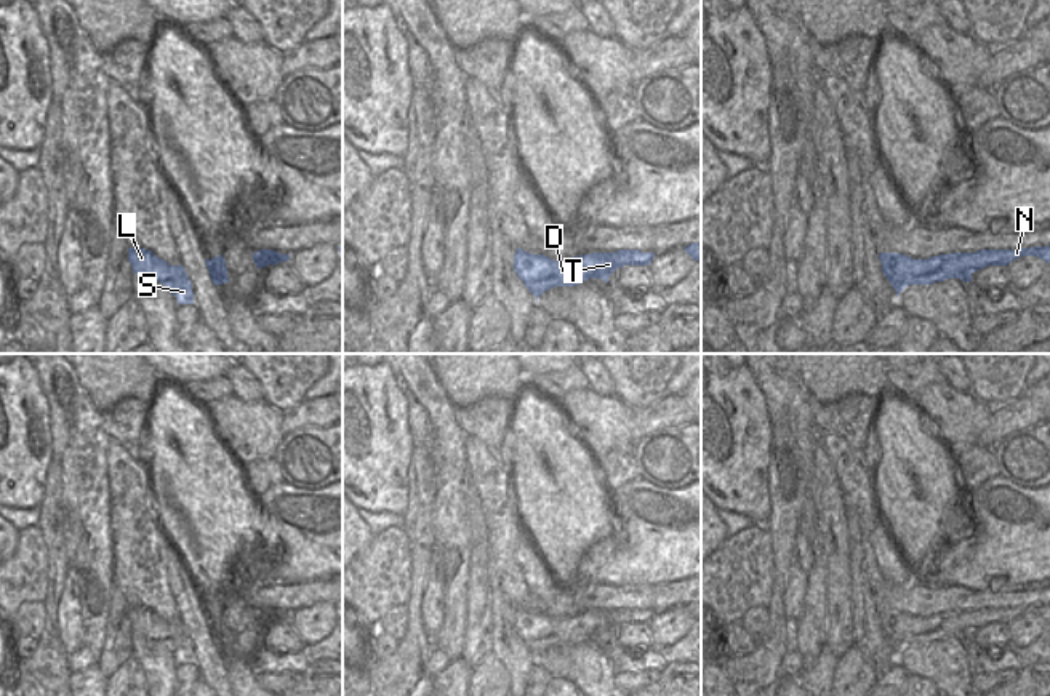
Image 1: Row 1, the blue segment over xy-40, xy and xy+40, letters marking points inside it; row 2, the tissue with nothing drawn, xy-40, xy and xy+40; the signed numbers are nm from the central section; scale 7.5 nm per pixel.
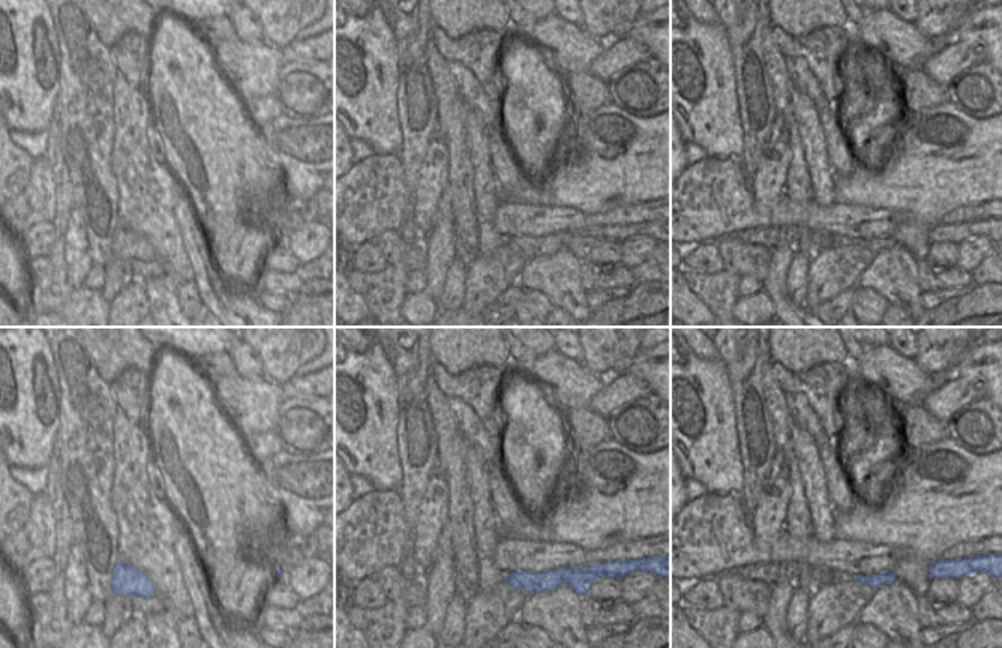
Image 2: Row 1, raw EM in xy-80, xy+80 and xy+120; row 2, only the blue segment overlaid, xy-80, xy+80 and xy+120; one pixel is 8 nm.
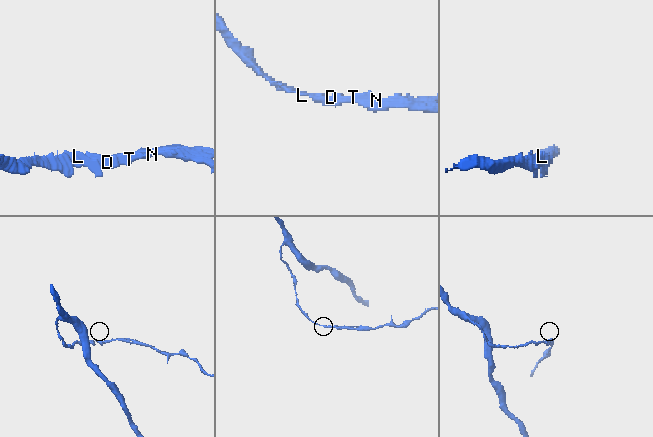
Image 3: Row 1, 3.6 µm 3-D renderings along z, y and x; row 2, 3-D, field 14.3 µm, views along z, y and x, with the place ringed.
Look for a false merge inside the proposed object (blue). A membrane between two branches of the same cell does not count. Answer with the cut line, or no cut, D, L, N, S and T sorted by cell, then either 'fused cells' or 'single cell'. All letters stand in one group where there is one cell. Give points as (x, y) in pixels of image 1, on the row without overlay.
cut none; groups D L N S T; single cell

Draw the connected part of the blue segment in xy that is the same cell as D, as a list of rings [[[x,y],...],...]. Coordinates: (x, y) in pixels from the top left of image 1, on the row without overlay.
[[[517,606],[514,613],[514,629],[531,653],[538,656],[554,645],[576,645],[589,637],[608,635],[619,626],[648,624],[655,611],[639,608],[618,608],[616,611],[591,611],[554,619],[544,613],[531,613]]]

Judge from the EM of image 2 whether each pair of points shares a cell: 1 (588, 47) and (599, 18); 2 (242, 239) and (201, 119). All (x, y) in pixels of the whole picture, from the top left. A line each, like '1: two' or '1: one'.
1: two
2: one

